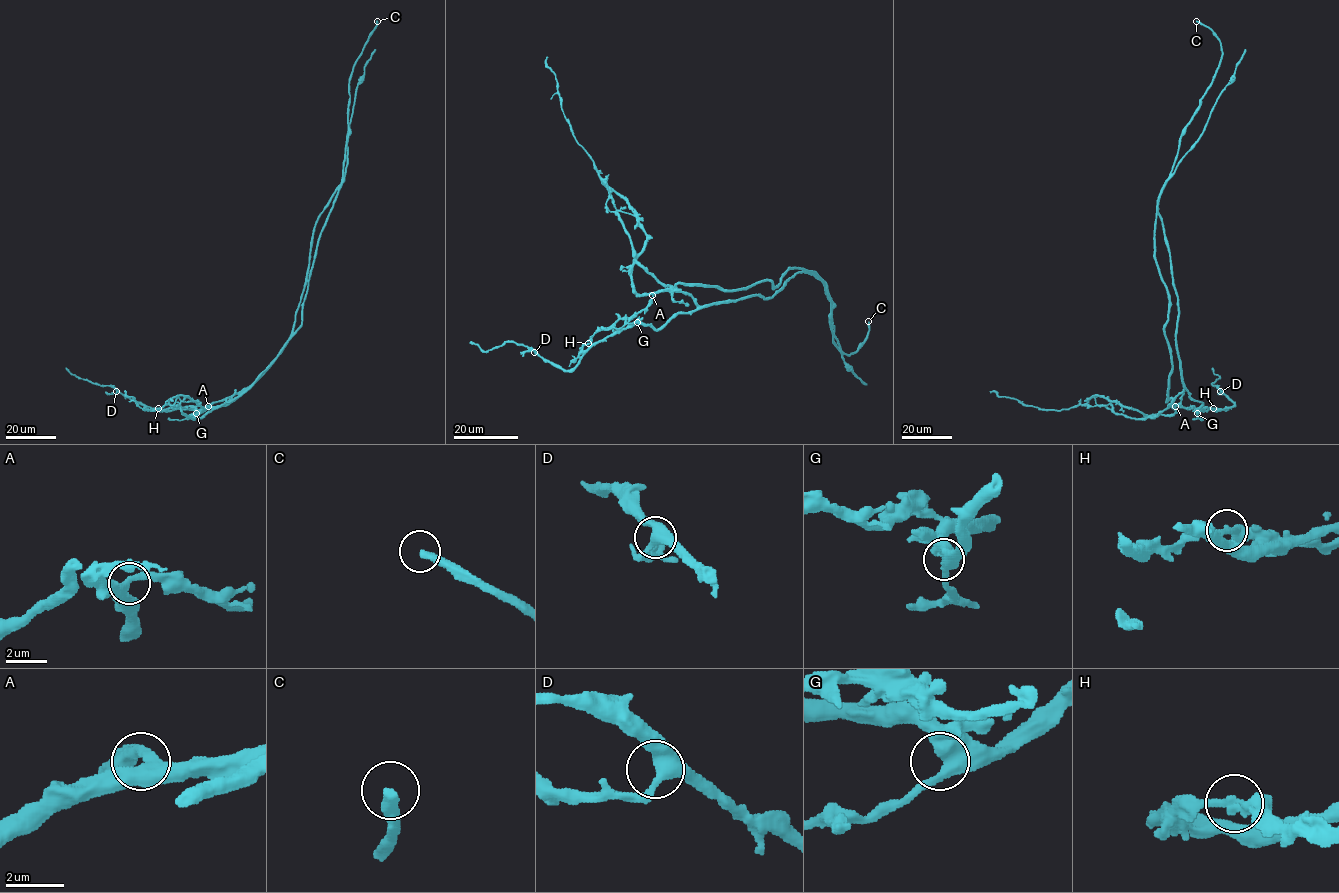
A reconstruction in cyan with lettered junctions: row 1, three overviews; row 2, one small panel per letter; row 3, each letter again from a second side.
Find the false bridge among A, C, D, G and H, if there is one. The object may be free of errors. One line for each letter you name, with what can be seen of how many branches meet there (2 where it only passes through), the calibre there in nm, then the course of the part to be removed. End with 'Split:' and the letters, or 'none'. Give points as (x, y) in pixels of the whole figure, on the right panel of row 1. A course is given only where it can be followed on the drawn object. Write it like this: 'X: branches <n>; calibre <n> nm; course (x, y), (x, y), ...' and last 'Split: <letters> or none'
H: branches 2; calibre 280 nm; course (1213, 408), (1167, 402), (1168, 294), (1155, 245), (1158, 201), (1178, 140), (1222, 53), (1217, 36), (1196, 21)
Split: H

